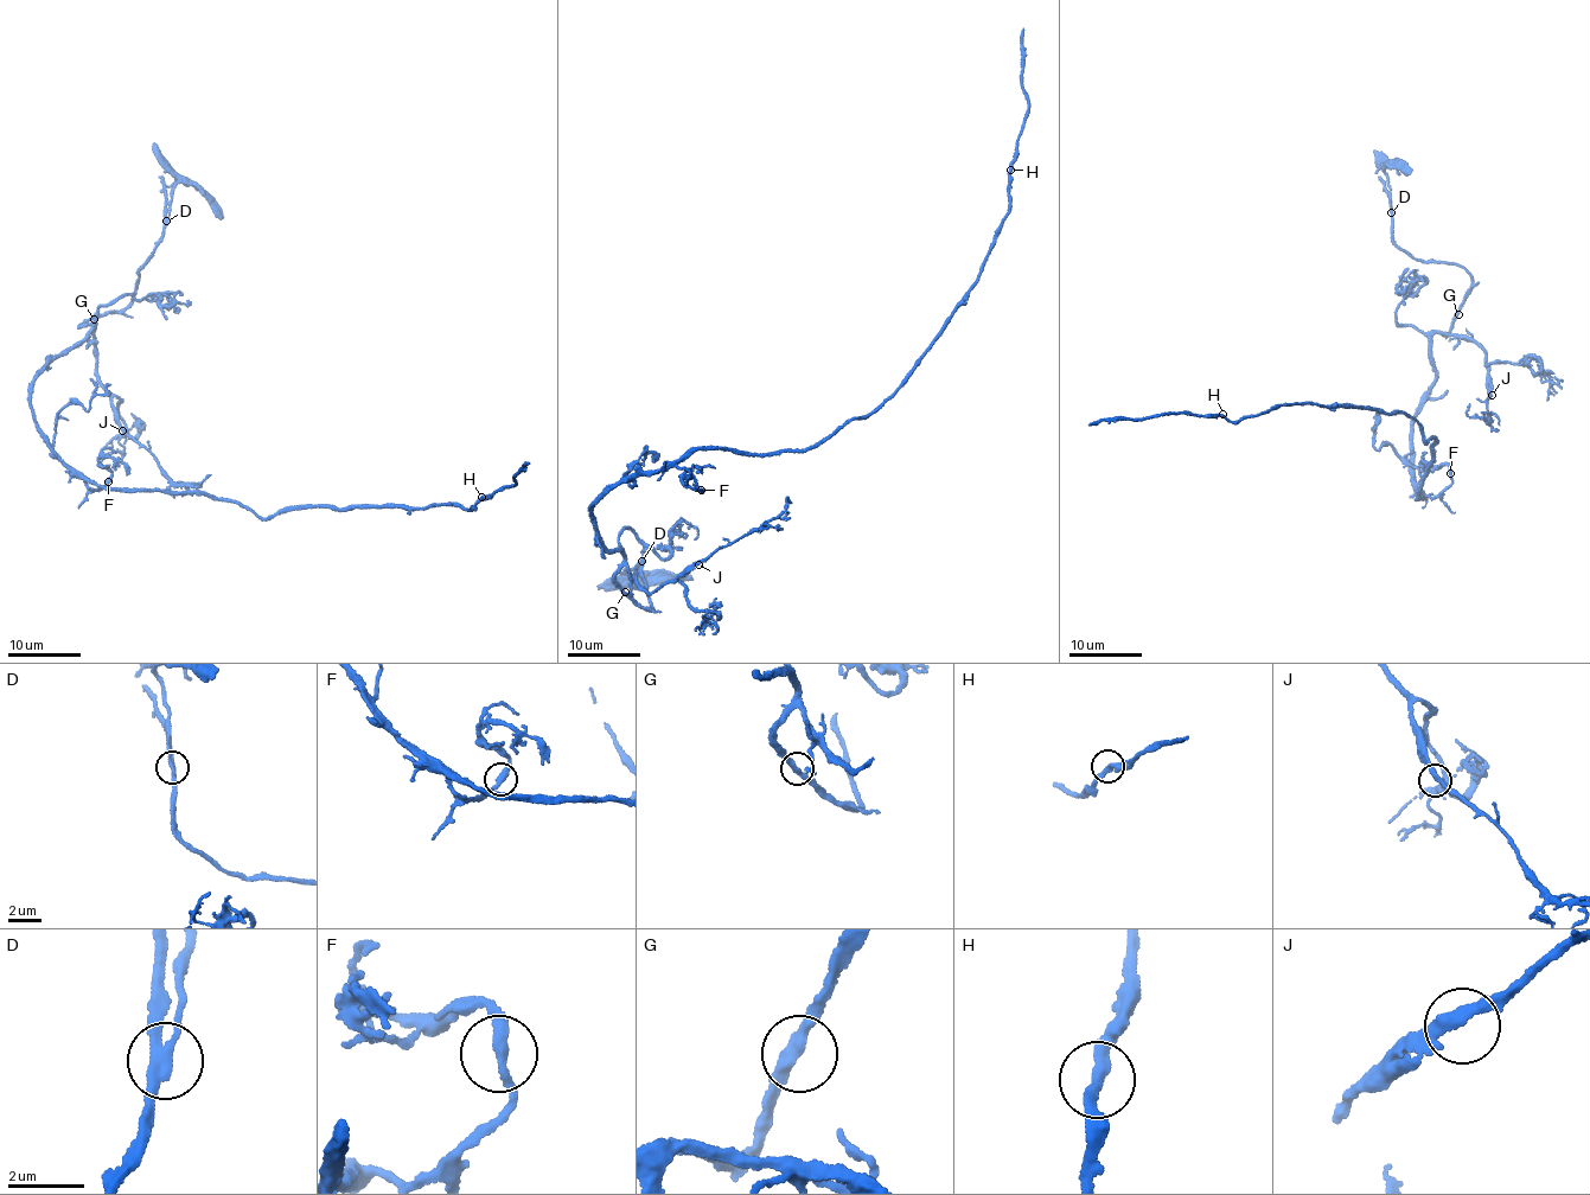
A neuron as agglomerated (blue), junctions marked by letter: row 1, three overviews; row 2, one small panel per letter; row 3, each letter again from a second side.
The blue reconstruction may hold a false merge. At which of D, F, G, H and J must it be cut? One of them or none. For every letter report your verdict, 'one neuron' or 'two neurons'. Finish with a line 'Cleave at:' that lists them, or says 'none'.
D: two neurons
F: one neuron
G: one neuron
H: one neuron
J: one neuron
Cleave at: D

